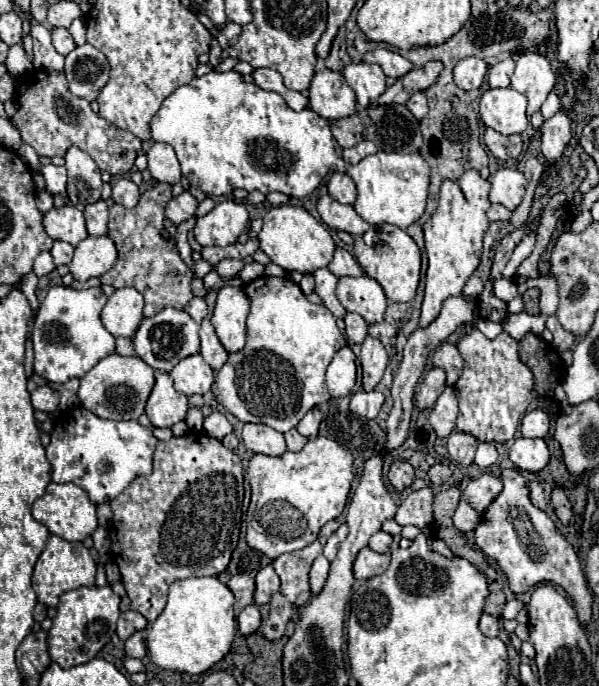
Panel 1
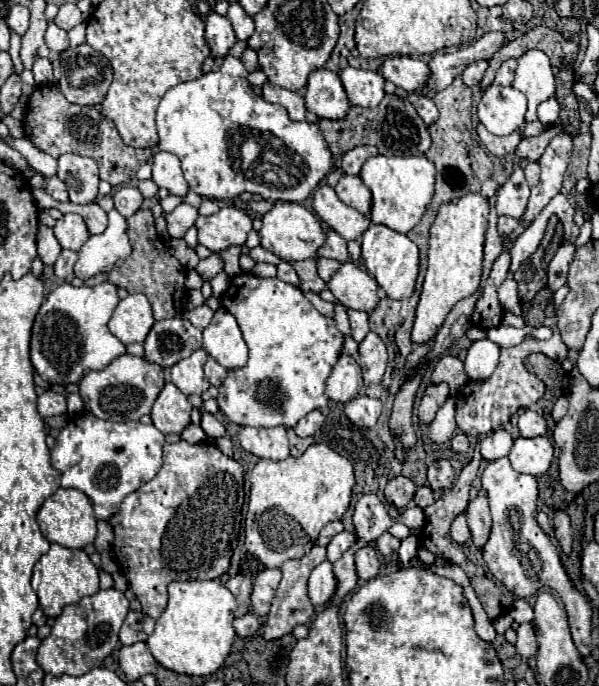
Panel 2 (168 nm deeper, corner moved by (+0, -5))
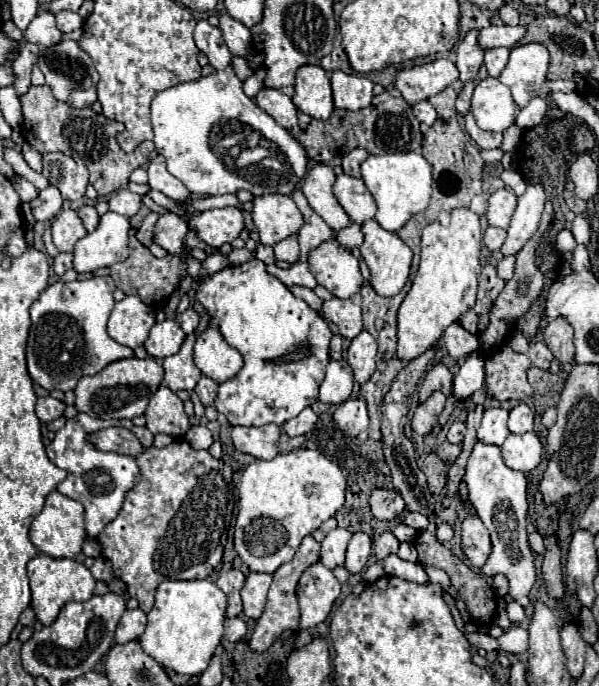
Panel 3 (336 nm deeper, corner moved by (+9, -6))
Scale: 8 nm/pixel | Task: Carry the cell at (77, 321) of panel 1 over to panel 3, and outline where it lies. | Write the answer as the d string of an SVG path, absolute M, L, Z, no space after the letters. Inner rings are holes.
M107 275L107 277L93 277L93 279L85 279L85 281L71 281L71 283L57 281L39 295L39 299L31 305L31 329L29 329L29 339L27 339L27 369L29 369L31 379L37 385L47 387L49 391L51 389L69 391L77 385L77 381L81 377L95 375L109 363L133 355L133 351L129 347L119 345L105 331L109 313L115 305L113 291L115 291L115 283Z

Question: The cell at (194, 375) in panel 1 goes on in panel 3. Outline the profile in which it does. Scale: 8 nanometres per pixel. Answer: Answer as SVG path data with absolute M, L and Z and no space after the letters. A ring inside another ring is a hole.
M204 311L200 317L197 331L193 335L187 335L179 353L175 353L175 355L171 355L163 361L165 383L167 383L167 387L171 387L171 391L179 391L179 389L193 391L195 383L203 375L199 371L199 367L195 367L195 361L193 361L193 343L195 343L195 335L202 333L208 327L208 324L209 316Z

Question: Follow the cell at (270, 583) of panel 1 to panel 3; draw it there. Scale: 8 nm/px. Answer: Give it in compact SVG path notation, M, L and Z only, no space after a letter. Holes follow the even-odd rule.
M249 573L247 581L241 589L241 599L243 599L243 613L251 619L259 619L265 603L267 603L267 591L271 585L273 575L269 573Z

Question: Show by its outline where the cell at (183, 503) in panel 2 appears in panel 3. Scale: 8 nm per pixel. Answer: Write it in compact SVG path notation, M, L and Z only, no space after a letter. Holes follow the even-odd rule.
M109 427L91 435L91 441L103 451L131 455L139 463L141 481L133 487L131 493L125 495L119 515L105 525L105 529L99 535L99 543L103 547L103 557L107 557L113 565L115 577L119 577L127 585L129 595L139 601L139 609L149 613L155 603L155 589L161 581L205 579L221 563L225 533L233 515L233 471L221 459L211 457L209 451L193 449L185 439L175 439L171 445L163 449L143 449L129 429Z

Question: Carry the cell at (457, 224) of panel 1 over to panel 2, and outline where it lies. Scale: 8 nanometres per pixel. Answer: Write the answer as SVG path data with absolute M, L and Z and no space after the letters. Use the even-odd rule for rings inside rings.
M456 202L440 206L438 216L429 230L426 278L412 328L414 344L424 344L432 340L438 328L444 324L448 312L454 308L454 304L472 296L480 288L480 276L484 270L482 250L484 250L490 208L486 216L472 216L464 212L466 210L458 210Z

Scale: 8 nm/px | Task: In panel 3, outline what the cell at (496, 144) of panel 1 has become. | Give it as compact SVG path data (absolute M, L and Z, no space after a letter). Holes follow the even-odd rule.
M471 113L465 115L465 127L467 127L467 133L471 135L471 139L479 145L479 149L497 149L497 147L501 147L503 135L501 133L491 133L491 131L479 129Z

